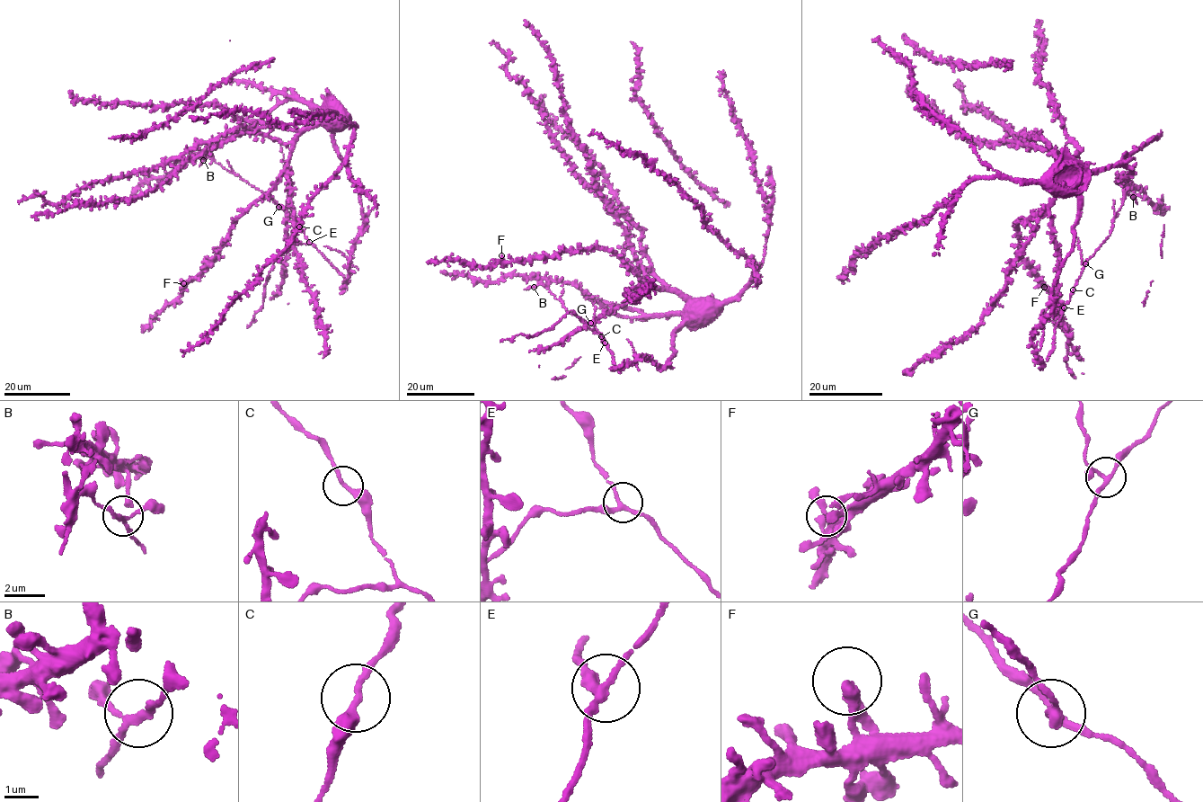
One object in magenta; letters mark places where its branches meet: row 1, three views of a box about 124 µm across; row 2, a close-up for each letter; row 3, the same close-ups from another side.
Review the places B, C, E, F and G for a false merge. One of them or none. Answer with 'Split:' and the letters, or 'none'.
Split: G

